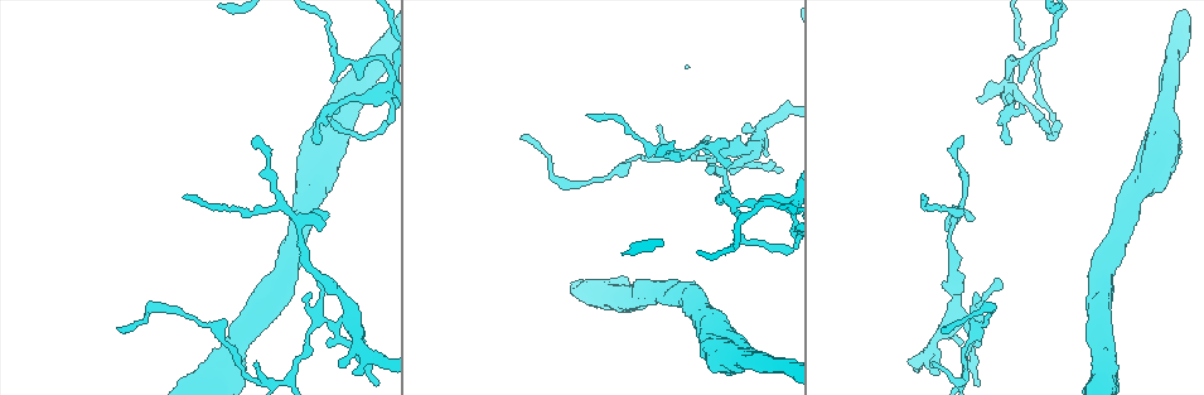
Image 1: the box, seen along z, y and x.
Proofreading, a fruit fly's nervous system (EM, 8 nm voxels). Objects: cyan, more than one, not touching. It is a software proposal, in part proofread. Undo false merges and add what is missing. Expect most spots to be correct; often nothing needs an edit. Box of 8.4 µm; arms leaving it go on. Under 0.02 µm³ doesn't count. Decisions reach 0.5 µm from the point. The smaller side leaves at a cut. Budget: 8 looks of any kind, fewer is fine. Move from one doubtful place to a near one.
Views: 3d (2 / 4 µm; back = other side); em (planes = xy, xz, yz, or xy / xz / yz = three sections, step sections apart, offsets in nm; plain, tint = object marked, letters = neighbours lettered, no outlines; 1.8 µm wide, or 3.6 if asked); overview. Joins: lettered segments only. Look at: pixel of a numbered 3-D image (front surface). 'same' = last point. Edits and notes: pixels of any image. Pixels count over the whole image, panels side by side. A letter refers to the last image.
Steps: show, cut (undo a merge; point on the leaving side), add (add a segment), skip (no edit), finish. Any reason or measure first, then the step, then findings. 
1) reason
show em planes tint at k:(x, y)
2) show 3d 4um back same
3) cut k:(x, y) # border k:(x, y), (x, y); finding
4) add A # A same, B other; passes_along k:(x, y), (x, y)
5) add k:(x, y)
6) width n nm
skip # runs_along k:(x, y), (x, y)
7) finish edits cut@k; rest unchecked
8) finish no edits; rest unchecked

four-way junction
show em 3.6um yz step 16 tint at 1:(1008, 96)

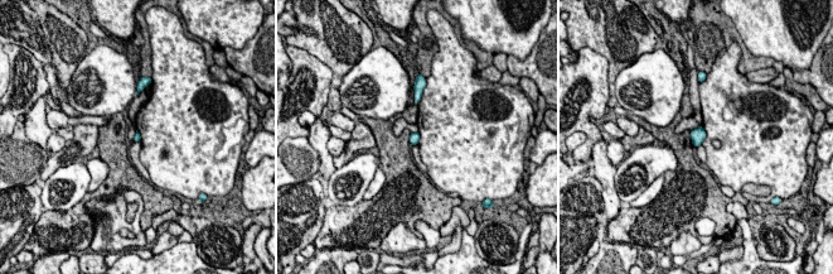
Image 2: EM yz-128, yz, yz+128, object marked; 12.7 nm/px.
show em 3.6um planes letters same

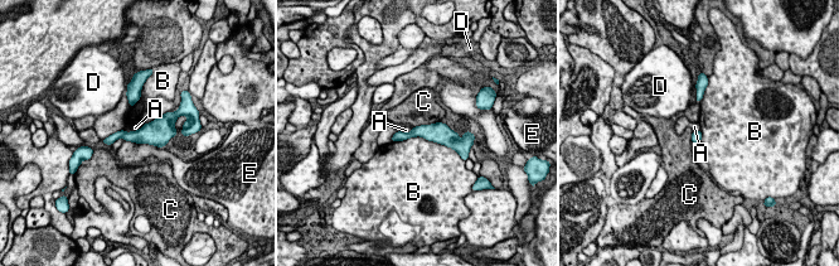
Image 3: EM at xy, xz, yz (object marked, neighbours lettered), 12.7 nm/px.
skip # A other, B other, C other, D other, E other; one cell here

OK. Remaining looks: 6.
free end
show 3d 4um at 1:(975, 292)

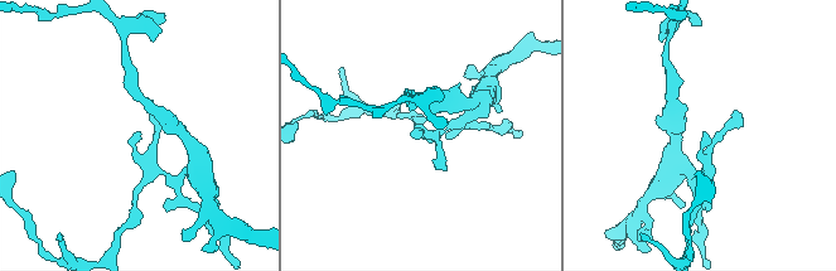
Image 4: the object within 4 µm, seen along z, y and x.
show em planes letters at 4:(420, 129)

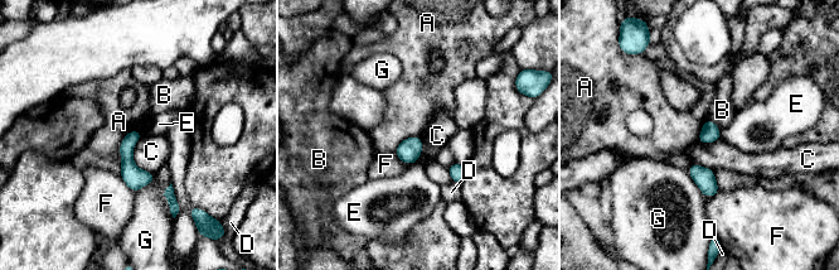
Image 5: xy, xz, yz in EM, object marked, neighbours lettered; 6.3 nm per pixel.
width 90 nm
skip # A other, B other, C other, D other, E other, F other, G other; border 5:(142, 134), (132, 162), (154, 173); none of them fits

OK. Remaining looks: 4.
free end
show em planes letters at 1:(185, 197)

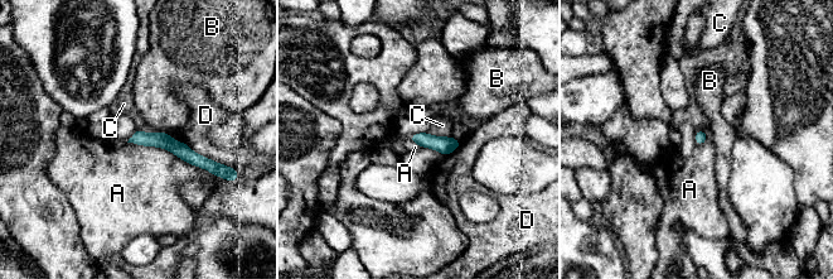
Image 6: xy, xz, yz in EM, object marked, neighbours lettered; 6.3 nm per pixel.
width 80 nm
skip # A other, B other, C other, D other; border 6:(127, 142), (165, 148), (216, 176); none of them fits

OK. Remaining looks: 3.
thin end
show 3d 2um at 1:(934, 361)

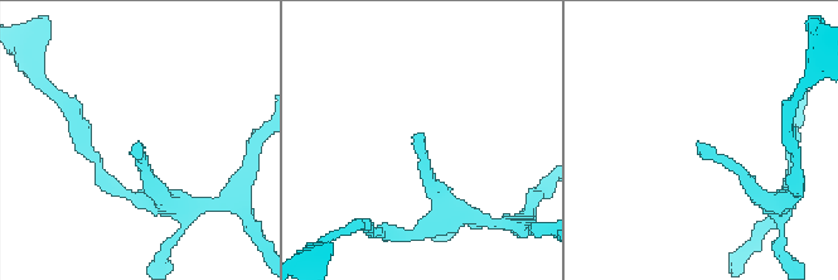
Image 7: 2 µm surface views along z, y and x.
show em planes plain at 7:(421, 140)

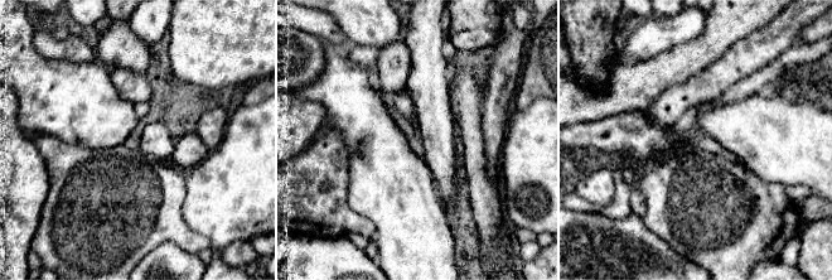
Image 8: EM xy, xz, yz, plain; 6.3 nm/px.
show em planes letters same

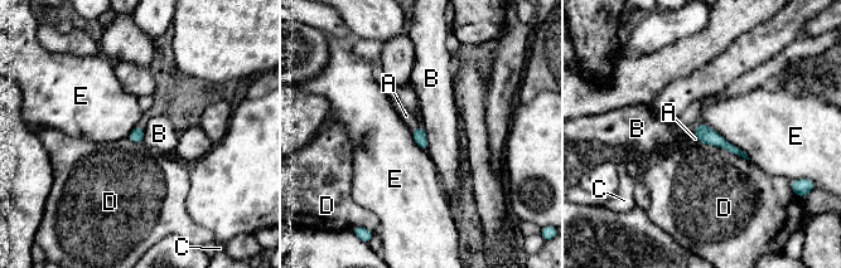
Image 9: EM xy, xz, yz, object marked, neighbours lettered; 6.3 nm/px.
longest_contact E 360 nm
add A # A same, B other, C other, D other, E other; the cell continues

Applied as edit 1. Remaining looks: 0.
finish edits add@9; rest unchecked

